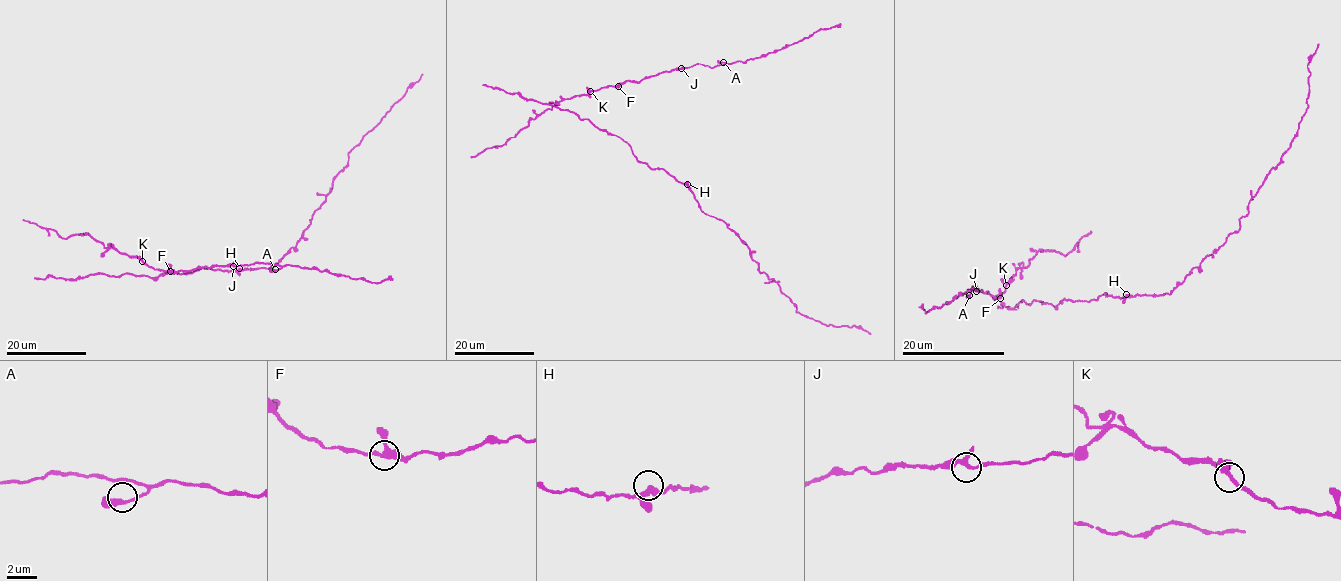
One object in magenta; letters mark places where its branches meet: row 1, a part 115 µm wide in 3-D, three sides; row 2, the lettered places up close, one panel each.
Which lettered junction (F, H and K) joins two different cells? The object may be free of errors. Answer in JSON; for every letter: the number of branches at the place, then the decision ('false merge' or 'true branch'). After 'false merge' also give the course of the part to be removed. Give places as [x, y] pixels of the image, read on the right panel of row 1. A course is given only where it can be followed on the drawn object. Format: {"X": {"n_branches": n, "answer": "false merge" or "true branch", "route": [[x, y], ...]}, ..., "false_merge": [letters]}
{"F": {"n_branches": 3, "answer": "true branch"}, "H": {"n_branches": 3, "answer": "true branch"}, "K": {"n_branches": 3, "answer": "true branch"}, "false_merge": []}

